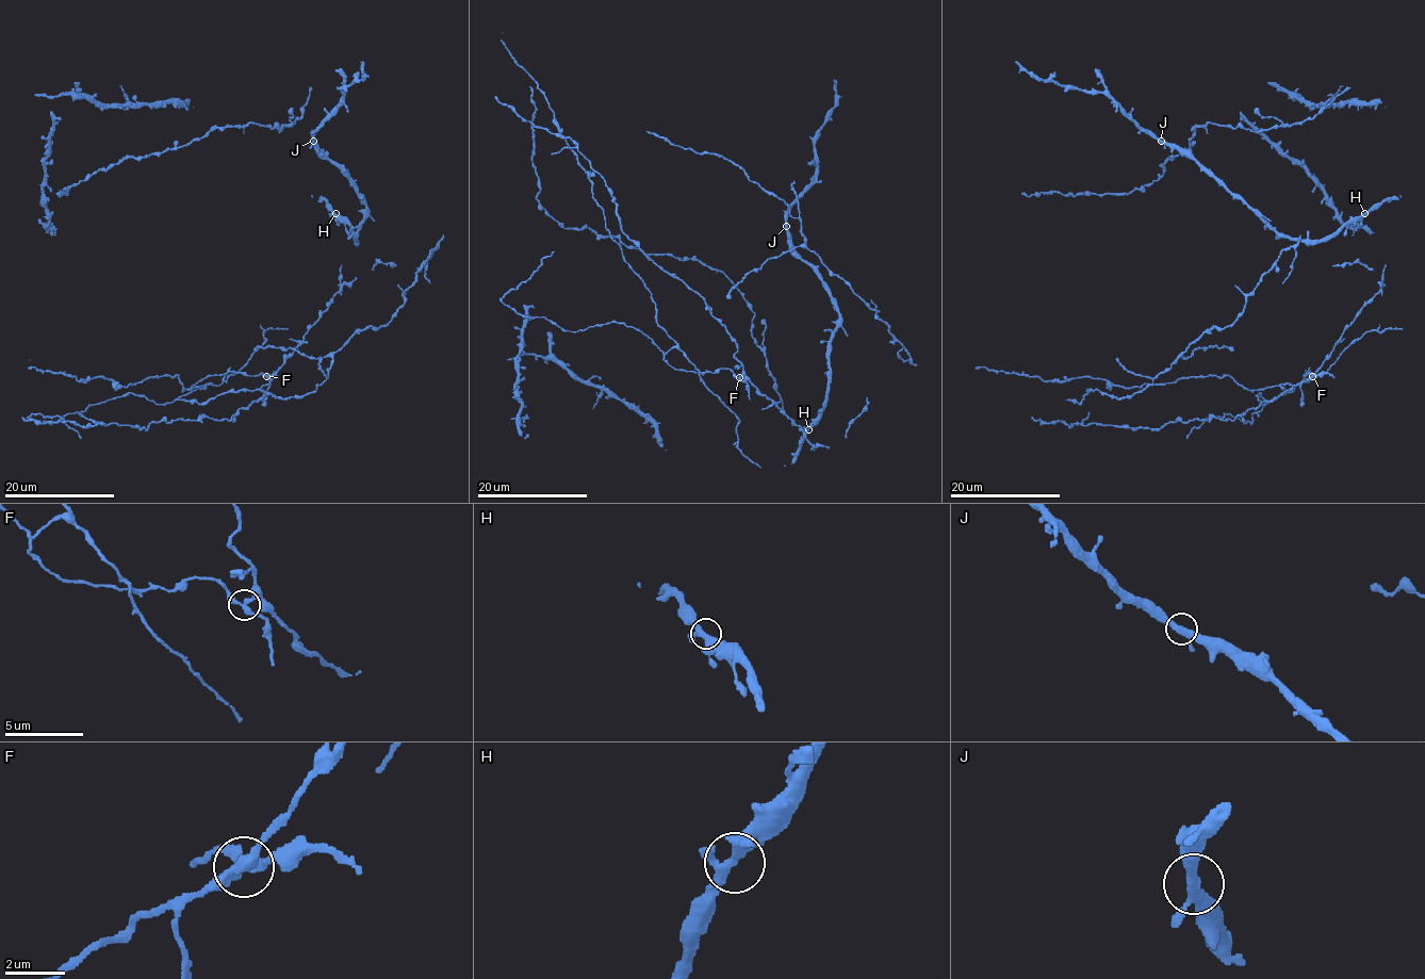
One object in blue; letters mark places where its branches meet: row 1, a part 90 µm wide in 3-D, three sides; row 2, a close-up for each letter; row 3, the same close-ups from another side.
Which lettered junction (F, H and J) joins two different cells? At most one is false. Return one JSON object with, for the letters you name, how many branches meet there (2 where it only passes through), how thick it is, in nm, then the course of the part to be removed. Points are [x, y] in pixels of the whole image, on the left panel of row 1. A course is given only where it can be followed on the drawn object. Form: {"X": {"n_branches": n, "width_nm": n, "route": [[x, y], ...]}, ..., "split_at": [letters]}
{"F": {"n_branches": 3, "width_nm": 280, "route": [[266, 376], [228, 372], [218, 386], [184, 390], [177, 374], [151, 376], [119, 387], [29, 368], [30, 359]]}, "split_at": ["F"]}

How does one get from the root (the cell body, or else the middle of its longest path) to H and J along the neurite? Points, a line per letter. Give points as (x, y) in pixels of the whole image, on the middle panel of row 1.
H: (829, 392), (818, 420), (808, 429)
J: (829, 392), (829, 340), (838, 320), (838, 310), (826, 283), (793, 248), (786, 226)

